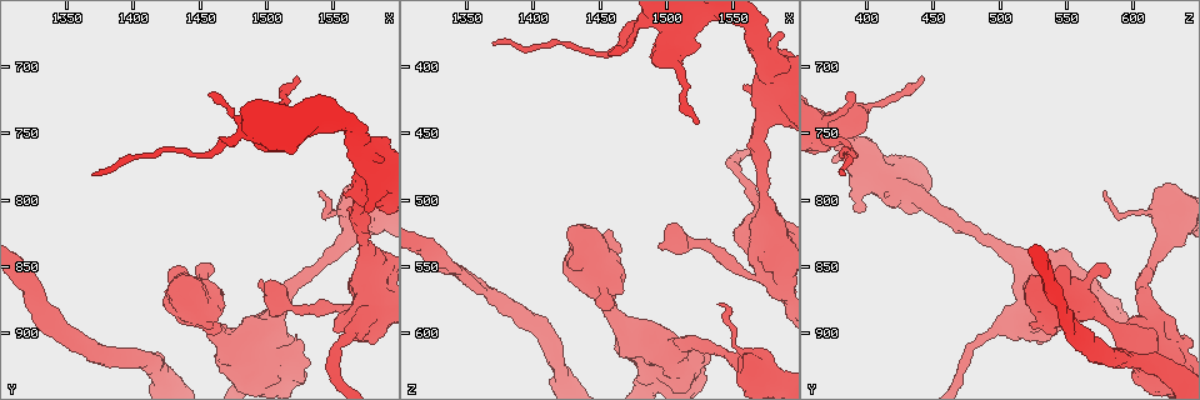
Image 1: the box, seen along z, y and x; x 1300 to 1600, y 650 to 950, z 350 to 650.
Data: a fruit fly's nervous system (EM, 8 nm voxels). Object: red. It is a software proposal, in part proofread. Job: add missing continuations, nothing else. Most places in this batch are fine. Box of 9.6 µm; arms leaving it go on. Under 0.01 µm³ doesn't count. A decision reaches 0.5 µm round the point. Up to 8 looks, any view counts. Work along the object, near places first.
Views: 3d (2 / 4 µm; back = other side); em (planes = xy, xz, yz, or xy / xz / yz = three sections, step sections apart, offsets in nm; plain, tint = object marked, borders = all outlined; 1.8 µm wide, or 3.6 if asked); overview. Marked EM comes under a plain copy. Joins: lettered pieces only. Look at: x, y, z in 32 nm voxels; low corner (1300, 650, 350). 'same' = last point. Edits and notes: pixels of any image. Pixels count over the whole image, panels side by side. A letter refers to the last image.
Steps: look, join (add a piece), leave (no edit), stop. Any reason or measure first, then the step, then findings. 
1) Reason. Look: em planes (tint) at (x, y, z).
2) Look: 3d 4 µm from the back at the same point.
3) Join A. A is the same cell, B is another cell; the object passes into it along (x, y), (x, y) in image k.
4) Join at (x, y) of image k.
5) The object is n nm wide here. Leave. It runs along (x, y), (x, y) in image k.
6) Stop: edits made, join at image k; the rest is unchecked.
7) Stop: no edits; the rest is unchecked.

Look: 3d 2 µm at (1540, 794, 580).

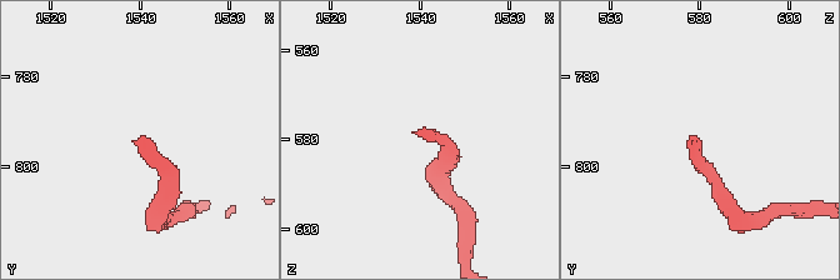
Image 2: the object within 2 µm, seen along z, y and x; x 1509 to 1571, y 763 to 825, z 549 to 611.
Look: em yz step 8 (tint) at (1541, 793, 579).

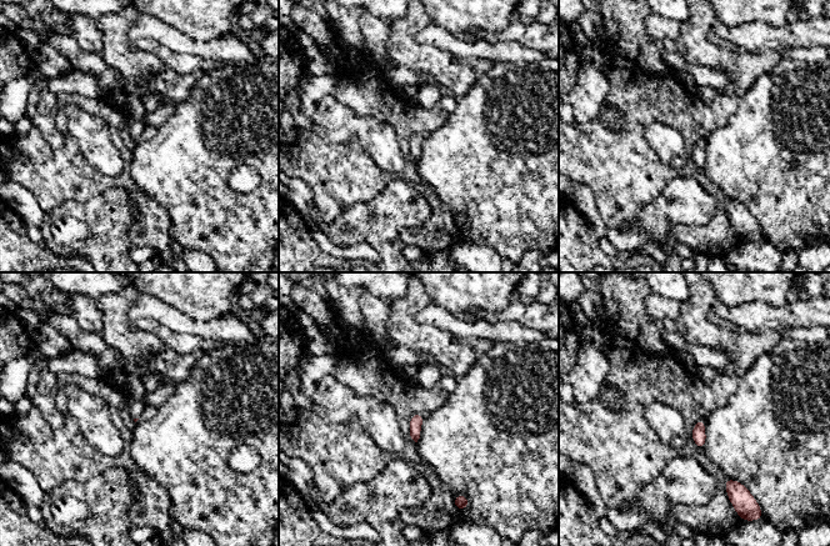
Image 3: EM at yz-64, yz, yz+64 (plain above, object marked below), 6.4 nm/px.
Another direction. Look: em planes (borders) at the same point.

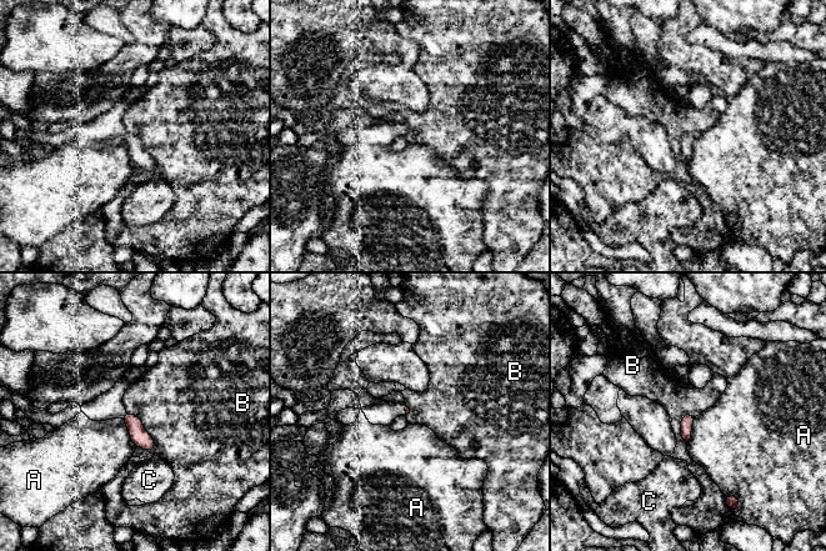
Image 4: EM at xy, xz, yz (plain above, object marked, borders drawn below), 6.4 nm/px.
Leave. A, B and C are other cells; a border runs along (126, 411), (154, 440), (151, 451) in image 4; no lettered piece goes on from it.

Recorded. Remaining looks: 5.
Thick end. Look: 3d 2 µm at (1576, 808, 398).

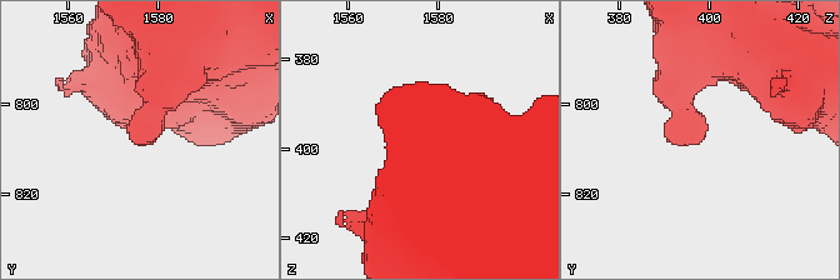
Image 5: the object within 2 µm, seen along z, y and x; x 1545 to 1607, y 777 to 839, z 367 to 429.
Need the tissue. Look: em 3.6 µm planes (borders) at (1575, 806, 399).

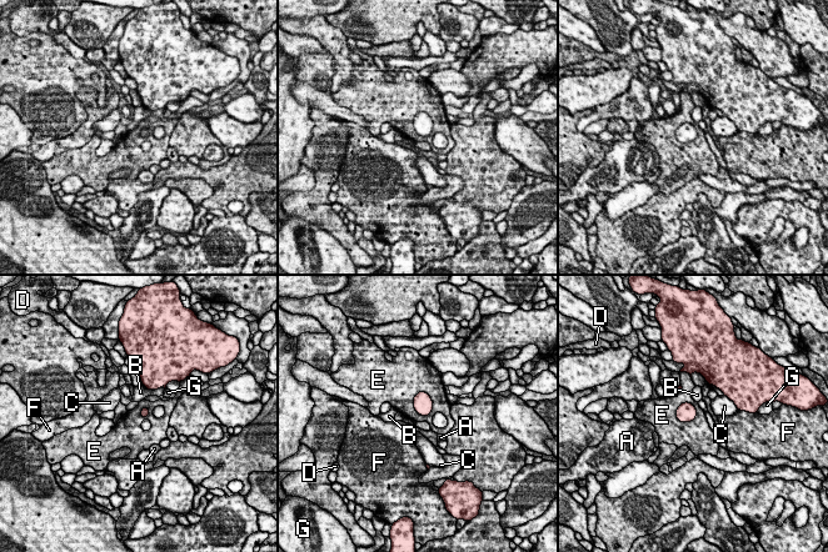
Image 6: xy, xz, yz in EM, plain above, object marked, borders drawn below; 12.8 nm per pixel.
Leave. A, B, C, D, E, F and G are other cells; a border runs along (419, 391), (432, 401), (428, 416) in image 6; none of them fits.

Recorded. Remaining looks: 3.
Thick end. Look: em 3.6 µm xz step 8 (tint) at (1520, 906, 630).

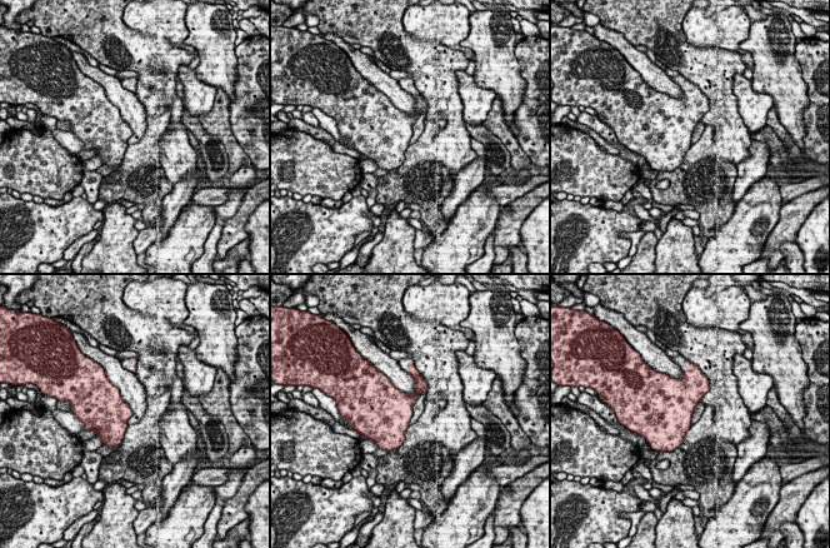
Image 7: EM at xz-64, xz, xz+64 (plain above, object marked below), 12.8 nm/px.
Cut it another way. Look: em 3.6 µm yz step 16 (borders) at the same point.

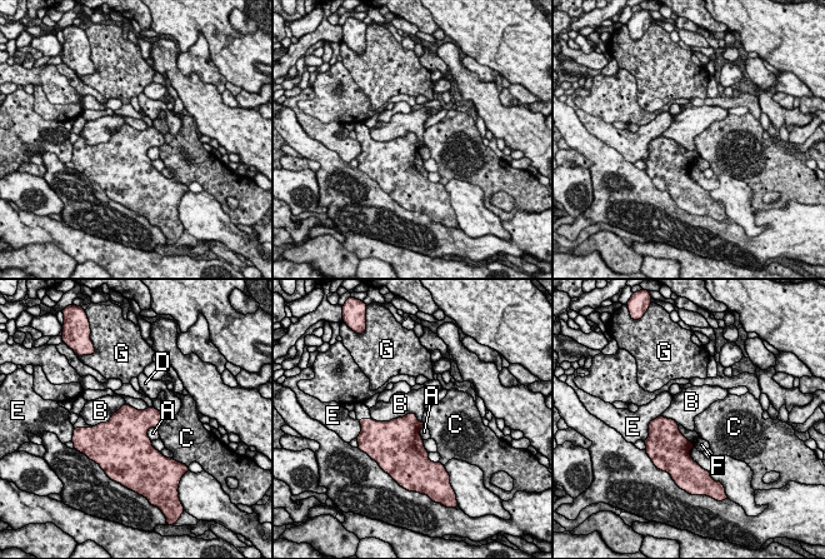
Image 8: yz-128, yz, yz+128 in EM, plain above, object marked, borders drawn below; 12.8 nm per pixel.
Leave. A, B, C, D, E, F and G are other cells; a border runs along (371, 419), (413, 413), (421, 422) in image 8; no lettered piece goes on from it.

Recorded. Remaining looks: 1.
Stop: no edits; the rest is unchecked.

